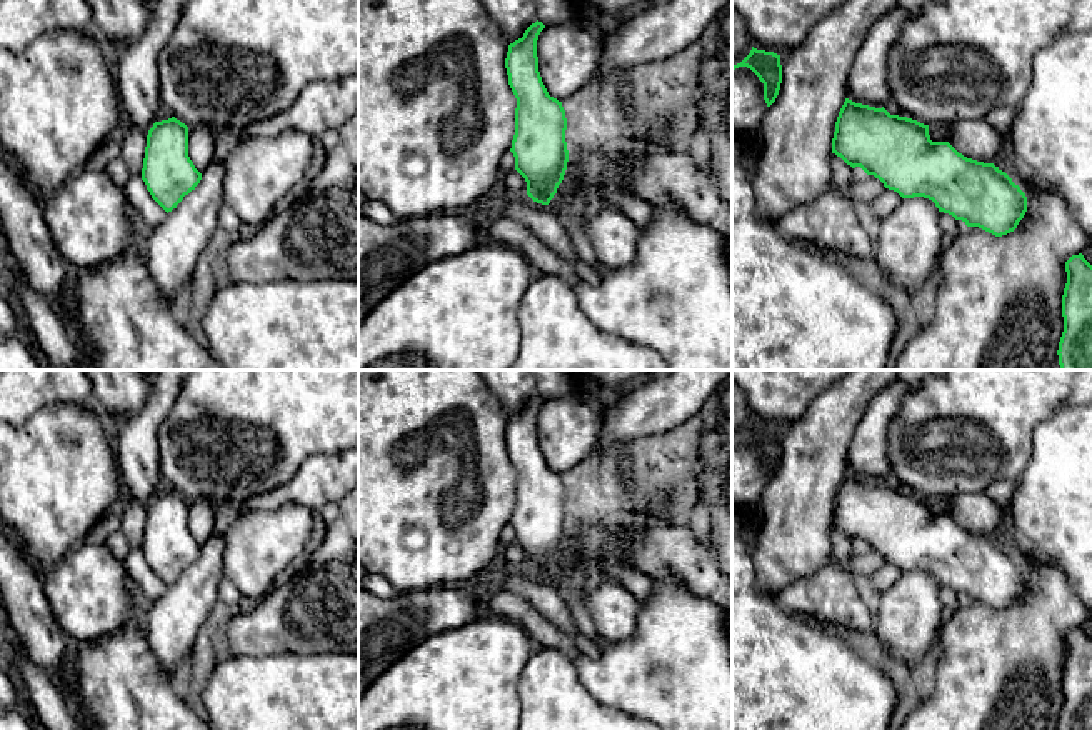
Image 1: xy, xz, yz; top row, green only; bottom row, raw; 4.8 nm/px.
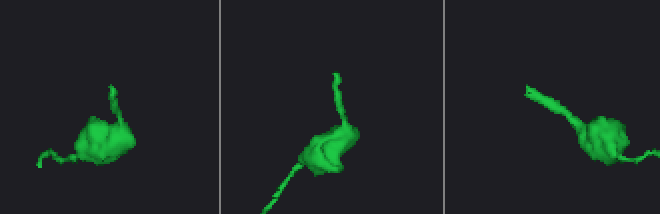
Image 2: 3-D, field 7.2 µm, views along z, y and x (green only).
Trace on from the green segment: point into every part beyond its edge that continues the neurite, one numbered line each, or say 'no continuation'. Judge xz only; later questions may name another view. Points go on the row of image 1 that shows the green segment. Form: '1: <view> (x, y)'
no continuation

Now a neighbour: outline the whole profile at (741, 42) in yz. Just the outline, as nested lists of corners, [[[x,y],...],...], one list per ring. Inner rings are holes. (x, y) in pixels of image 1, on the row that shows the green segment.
[[[732,8],[732,67],[740,63],[750,53],[752,47],[744,18]]]

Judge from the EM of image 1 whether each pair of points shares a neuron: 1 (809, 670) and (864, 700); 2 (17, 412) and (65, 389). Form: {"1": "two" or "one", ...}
{"1": "one", "2": "one"}

